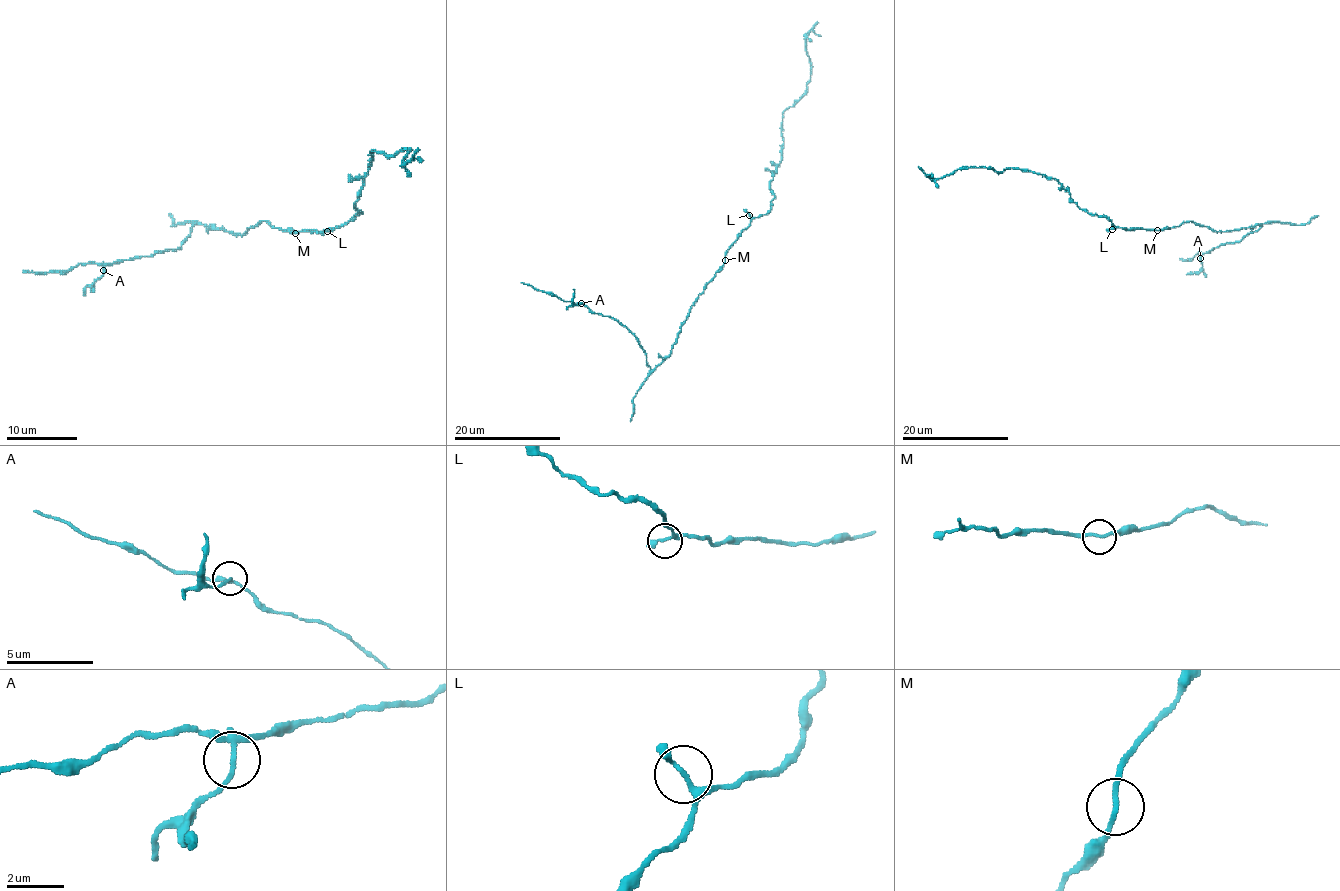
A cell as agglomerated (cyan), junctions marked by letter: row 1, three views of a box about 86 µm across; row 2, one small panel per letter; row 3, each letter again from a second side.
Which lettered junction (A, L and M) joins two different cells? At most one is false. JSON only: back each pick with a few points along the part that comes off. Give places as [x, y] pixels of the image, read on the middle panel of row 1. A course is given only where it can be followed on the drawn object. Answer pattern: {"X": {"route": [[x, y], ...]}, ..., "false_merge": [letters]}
{"A": {"route": [[581, 303], [577, 305], [573, 303], [573, 289]]}, "false_merge": ["A"]}

